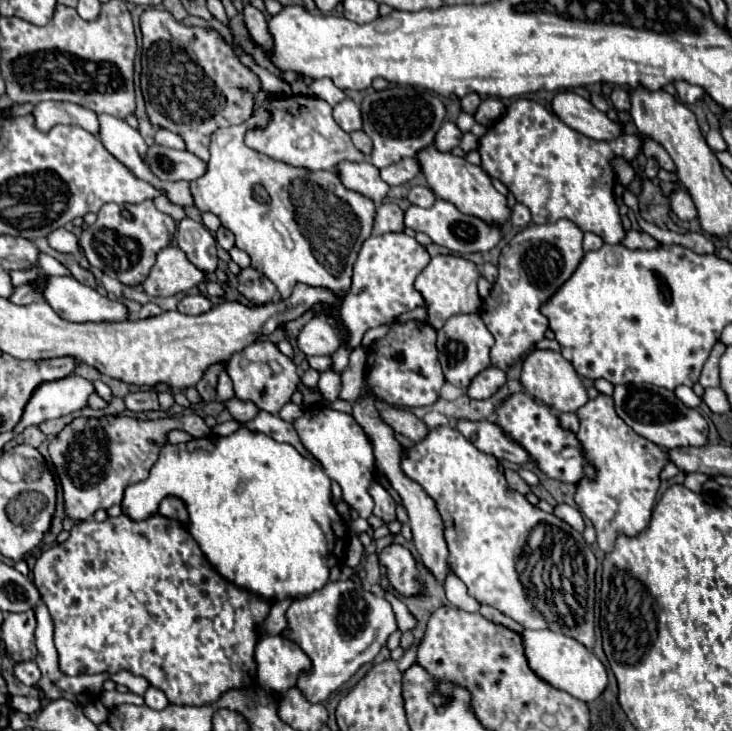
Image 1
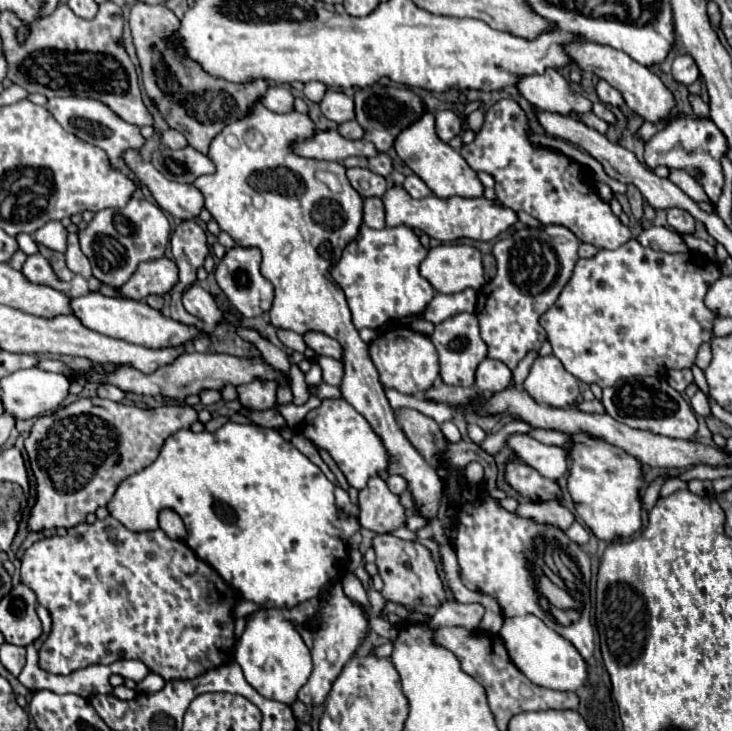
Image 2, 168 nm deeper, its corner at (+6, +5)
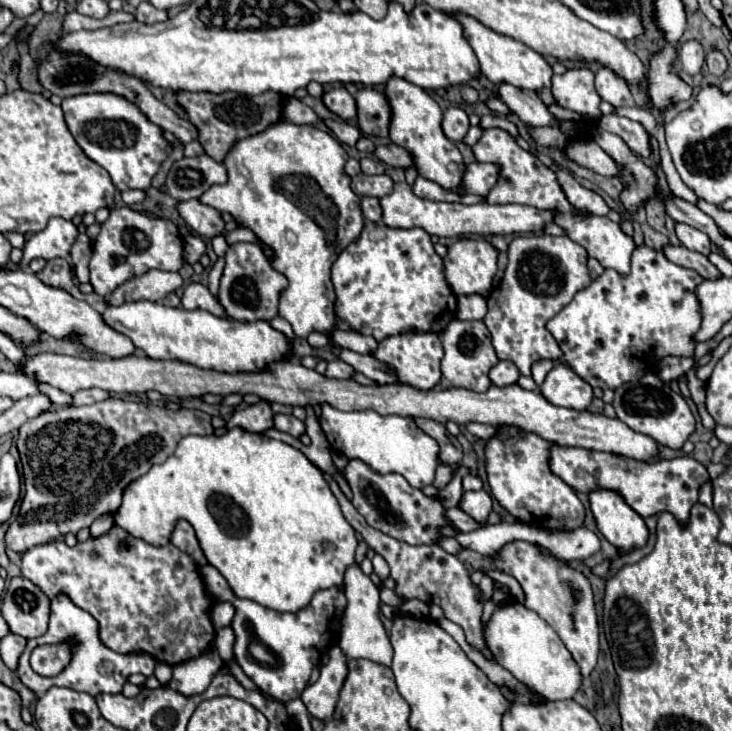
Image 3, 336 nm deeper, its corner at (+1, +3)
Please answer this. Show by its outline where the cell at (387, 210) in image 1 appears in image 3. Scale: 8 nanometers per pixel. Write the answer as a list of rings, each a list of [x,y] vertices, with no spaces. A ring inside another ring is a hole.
[[[362,198],[362,214],[370,222],[380,222],[382,220],[382,208],[378,198]]]

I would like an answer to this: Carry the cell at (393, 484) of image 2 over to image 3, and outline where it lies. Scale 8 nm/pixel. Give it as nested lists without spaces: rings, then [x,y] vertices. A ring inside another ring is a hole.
[[[322,404],[320,426],[326,434],[330,446],[350,460],[362,460],[376,474],[396,472],[408,480],[414,488],[424,488],[432,484],[434,470],[438,466],[438,442],[426,436],[416,424],[414,418],[404,416],[380,416],[374,410],[364,412],[342,412],[330,404]]]

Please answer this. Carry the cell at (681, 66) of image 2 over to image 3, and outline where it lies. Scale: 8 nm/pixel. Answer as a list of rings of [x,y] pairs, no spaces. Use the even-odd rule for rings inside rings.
[[[690,40],[690,42],[682,44],[680,50],[678,50],[678,60],[682,64],[682,70],[690,76],[700,72],[702,64],[704,64],[704,58],[706,58],[706,52],[696,40]]]

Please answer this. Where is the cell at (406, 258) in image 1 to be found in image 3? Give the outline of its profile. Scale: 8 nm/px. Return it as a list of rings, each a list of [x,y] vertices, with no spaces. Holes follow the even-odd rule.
[[[366,222],[360,238],[334,262],[332,282],[338,296],[338,318],[376,340],[408,332],[410,328],[440,334],[456,312],[456,296],[452,310],[454,292],[444,282],[442,258],[434,252],[430,236],[422,228],[400,230]]]

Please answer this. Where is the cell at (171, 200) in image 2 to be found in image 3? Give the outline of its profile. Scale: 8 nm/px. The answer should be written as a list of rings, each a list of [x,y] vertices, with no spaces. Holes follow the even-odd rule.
[[[190,198],[188,202],[178,200],[176,208],[184,218],[184,222],[190,228],[194,228],[200,236],[212,238],[224,232],[224,220],[220,218],[220,212],[208,204],[202,204],[198,198]]]

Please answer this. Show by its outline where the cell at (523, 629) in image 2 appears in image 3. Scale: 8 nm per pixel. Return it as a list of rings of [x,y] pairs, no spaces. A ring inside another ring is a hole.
[[[508,602],[504,608],[498,608],[488,622],[484,638],[496,662],[546,700],[568,700],[582,686],[580,666],[574,662],[560,636],[536,612],[522,608],[520,602]]]

